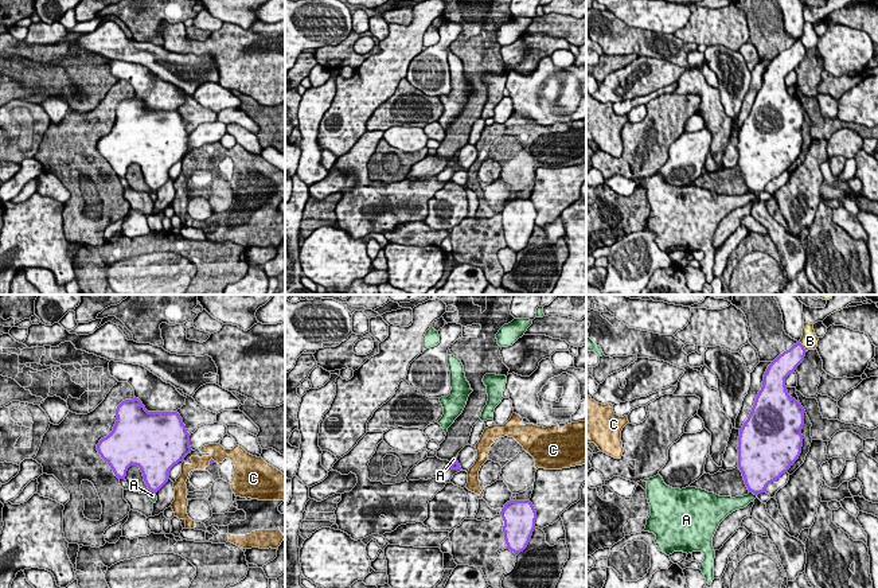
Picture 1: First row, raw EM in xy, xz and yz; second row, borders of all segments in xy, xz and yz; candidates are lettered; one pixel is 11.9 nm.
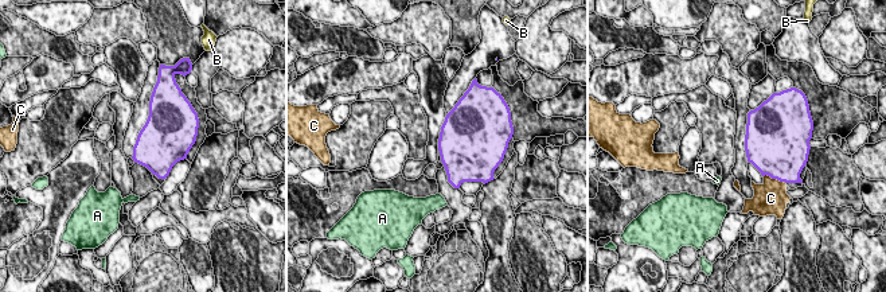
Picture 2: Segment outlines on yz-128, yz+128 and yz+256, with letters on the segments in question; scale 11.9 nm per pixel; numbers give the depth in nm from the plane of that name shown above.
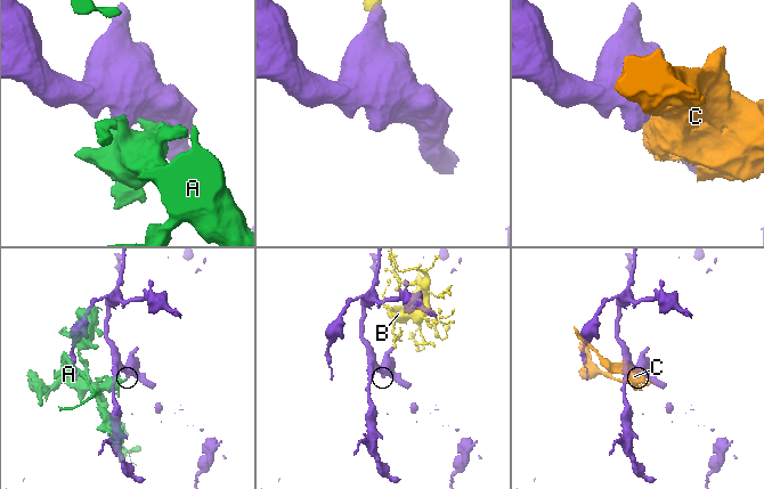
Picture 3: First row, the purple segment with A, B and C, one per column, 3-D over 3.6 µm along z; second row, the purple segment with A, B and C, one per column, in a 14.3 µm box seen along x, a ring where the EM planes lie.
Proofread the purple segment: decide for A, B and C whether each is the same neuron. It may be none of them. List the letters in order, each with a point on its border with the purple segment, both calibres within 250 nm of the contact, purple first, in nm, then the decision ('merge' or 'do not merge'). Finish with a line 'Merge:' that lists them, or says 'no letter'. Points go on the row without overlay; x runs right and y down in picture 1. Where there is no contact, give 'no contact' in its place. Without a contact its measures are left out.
A: meets purple in yz at (753, 191); 360 nm thick on the purple side, 160 nm on the other; do not merge
B: meets purple in yz at (803, 45); 240 nm thick on the purple side, 190 nm on the other; do not merge
C: meets purple in xy at (210, 159); 50 nm thick on the purple side, 190 nm on the other; do not merge
Merge: no letter

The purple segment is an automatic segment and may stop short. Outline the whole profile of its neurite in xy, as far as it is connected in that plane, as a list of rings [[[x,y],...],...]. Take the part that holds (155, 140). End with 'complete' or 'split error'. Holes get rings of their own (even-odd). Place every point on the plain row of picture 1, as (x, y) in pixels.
[[[138,97],[125,98],[116,108],[113,129],[97,143],[101,156],[118,178],[130,164],[138,164],[151,191],[157,191],[169,176],[171,167],[191,152],[190,132],[177,110],[148,110]]]; complete

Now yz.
[[[799,39],[768,65],[752,110],[740,128],[738,167],[749,191],[754,194],[765,191],[769,182],[788,171],[801,152],[805,109],[799,100],[788,93],[785,77],[804,59],[805,51]]]; complete

